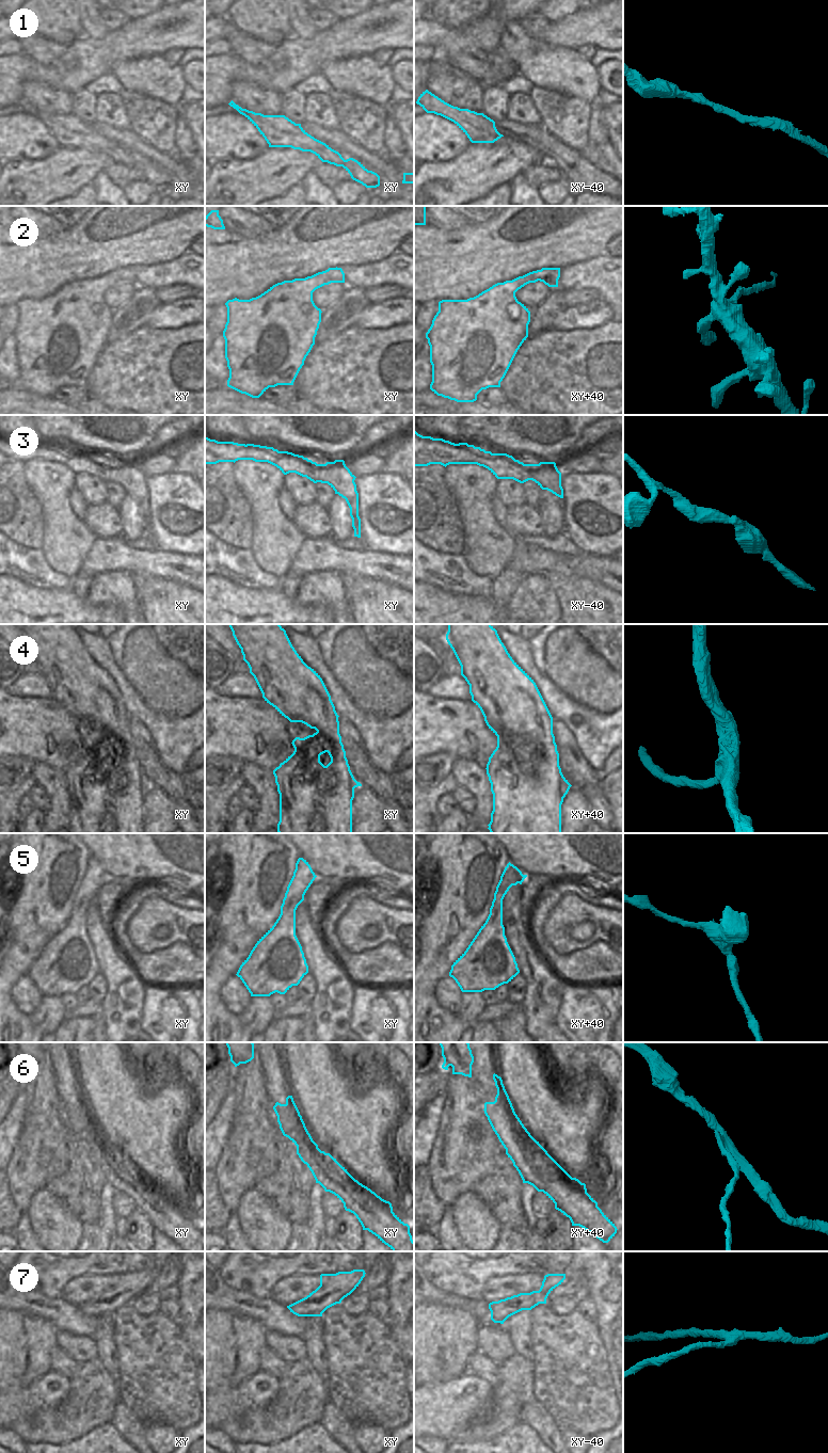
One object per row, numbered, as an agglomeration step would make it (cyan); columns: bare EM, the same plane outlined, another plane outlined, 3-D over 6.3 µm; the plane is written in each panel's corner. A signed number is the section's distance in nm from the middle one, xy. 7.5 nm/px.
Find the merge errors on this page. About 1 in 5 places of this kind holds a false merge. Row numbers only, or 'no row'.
2, 6

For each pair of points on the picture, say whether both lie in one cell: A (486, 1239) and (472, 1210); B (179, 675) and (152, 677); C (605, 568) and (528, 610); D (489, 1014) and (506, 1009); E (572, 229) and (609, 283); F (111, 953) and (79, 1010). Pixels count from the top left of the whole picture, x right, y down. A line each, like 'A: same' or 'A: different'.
A: same
B: same
C: different
D: same
E: different
F: different

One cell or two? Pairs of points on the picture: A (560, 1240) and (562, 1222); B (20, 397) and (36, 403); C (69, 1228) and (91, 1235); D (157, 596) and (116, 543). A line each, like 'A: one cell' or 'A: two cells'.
A: one cell
B: one cell
C: two cells
D: two cells

